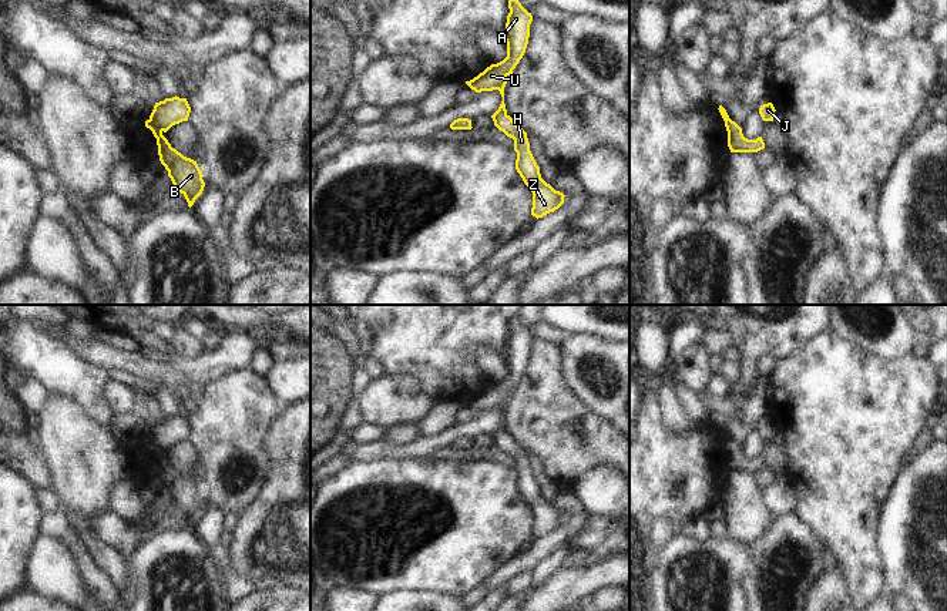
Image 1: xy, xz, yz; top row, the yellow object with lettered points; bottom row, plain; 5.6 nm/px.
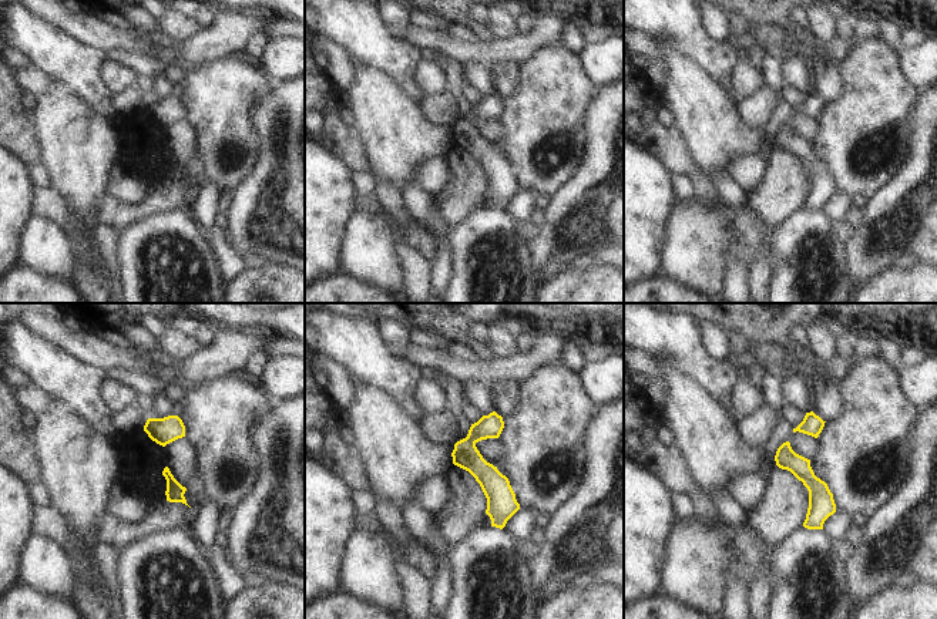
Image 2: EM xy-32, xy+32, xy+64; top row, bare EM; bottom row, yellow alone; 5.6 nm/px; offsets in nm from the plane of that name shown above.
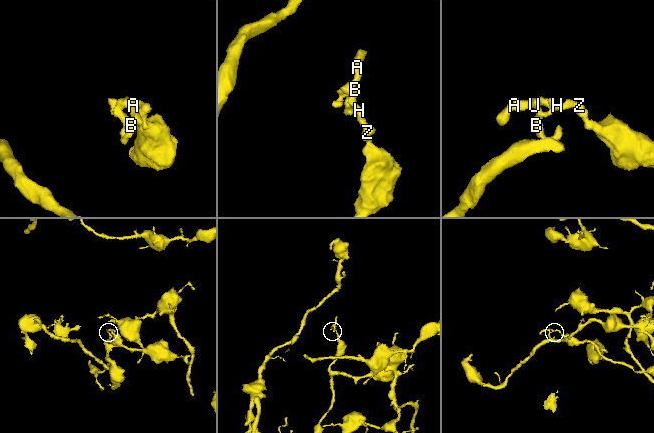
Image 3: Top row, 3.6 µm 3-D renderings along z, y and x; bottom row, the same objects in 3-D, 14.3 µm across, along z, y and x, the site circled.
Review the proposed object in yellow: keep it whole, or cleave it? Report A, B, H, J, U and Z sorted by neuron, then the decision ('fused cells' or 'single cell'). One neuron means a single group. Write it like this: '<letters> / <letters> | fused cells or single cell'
A H U Z / B J | fused cells

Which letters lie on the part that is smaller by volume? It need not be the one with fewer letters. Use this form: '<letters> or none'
B, J

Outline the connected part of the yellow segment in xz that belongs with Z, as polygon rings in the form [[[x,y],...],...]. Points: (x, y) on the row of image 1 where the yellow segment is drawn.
[[[508,0],[508,9],[510,13],[504,30],[507,57],[497,64],[491,64],[477,77],[470,80],[470,85],[476,93],[500,91],[503,101],[491,118],[500,131],[514,140],[514,151],[517,152],[516,169],[533,192],[531,215],[538,219],[558,209],[564,204],[565,195],[555,191],[541,178],[540,167],[530,151],[527,132],[513,121],[506,110],[504,87],[508,81],[507,77],[513,74],[513,70],[525,53],[530,37],[530,24],[533,21],[531,13],[528,13],[518,0]]]

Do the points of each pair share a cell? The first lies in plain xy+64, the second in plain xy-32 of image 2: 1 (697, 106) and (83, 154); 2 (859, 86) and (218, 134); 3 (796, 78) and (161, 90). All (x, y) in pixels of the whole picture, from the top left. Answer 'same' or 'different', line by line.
1: same
2: same
3: same

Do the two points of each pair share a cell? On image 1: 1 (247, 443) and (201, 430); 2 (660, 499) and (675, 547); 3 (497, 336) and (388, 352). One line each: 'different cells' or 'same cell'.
1: same cell
2: different cells
3: same cell

